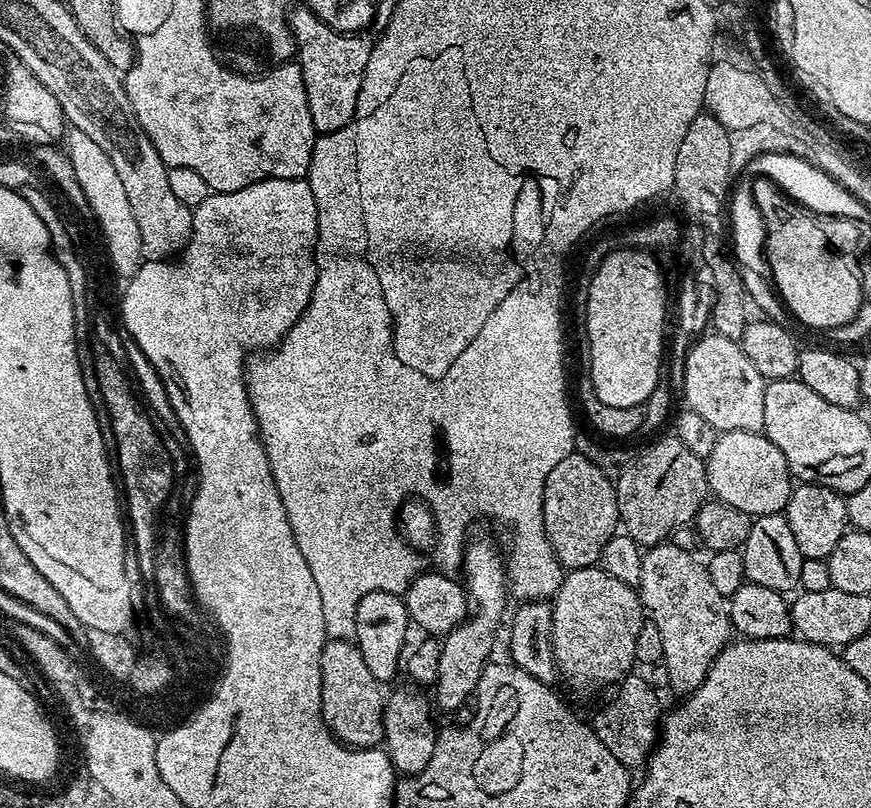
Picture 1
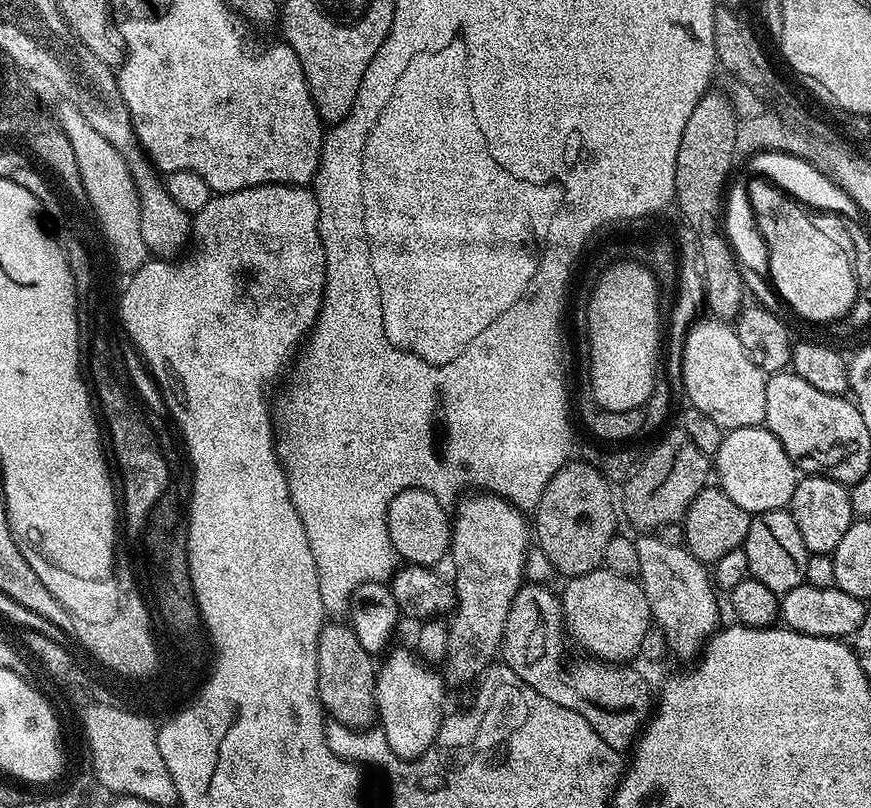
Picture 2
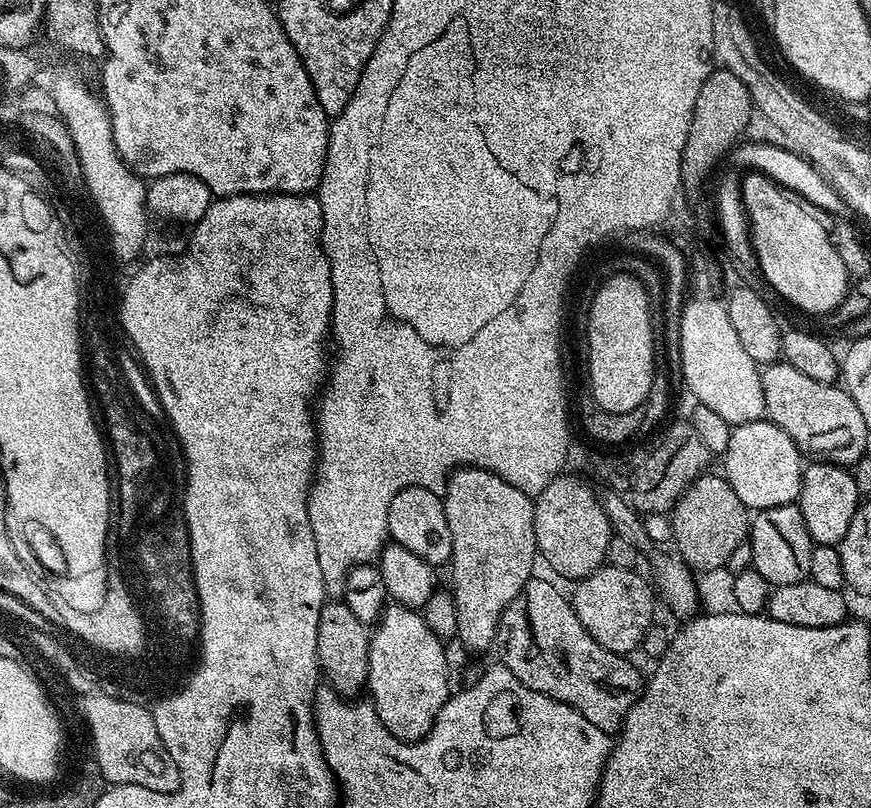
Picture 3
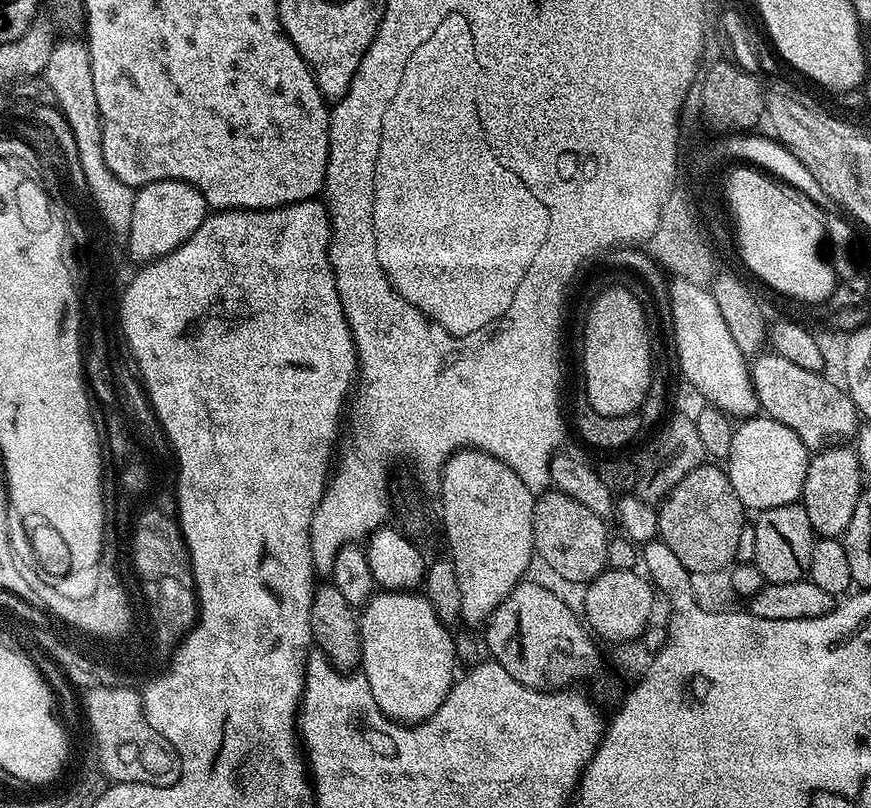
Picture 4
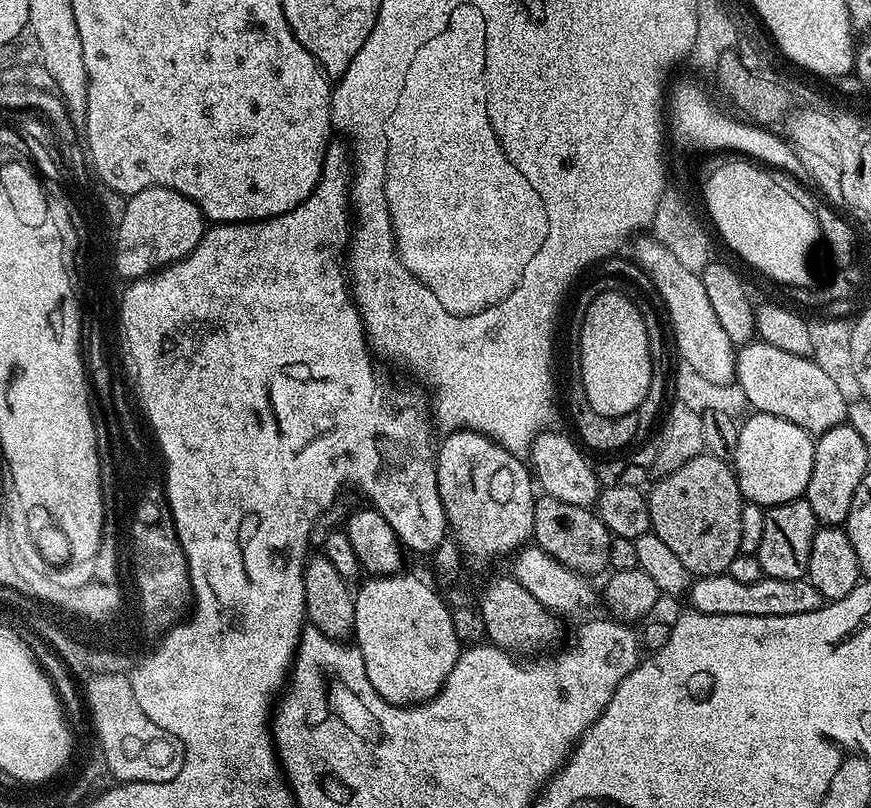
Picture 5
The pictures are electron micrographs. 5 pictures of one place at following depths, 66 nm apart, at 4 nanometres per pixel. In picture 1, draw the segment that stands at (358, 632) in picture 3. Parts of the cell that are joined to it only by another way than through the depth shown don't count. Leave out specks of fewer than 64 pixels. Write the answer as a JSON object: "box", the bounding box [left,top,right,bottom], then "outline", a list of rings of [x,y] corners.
{"box":[320,639,385,749],"outline":[[[329,639],[322,650],[322,706],[320,713],[339,743],[353,749],[375,748],[385,743],[382,684],[370,674],[365,659],[351,639]]]}

